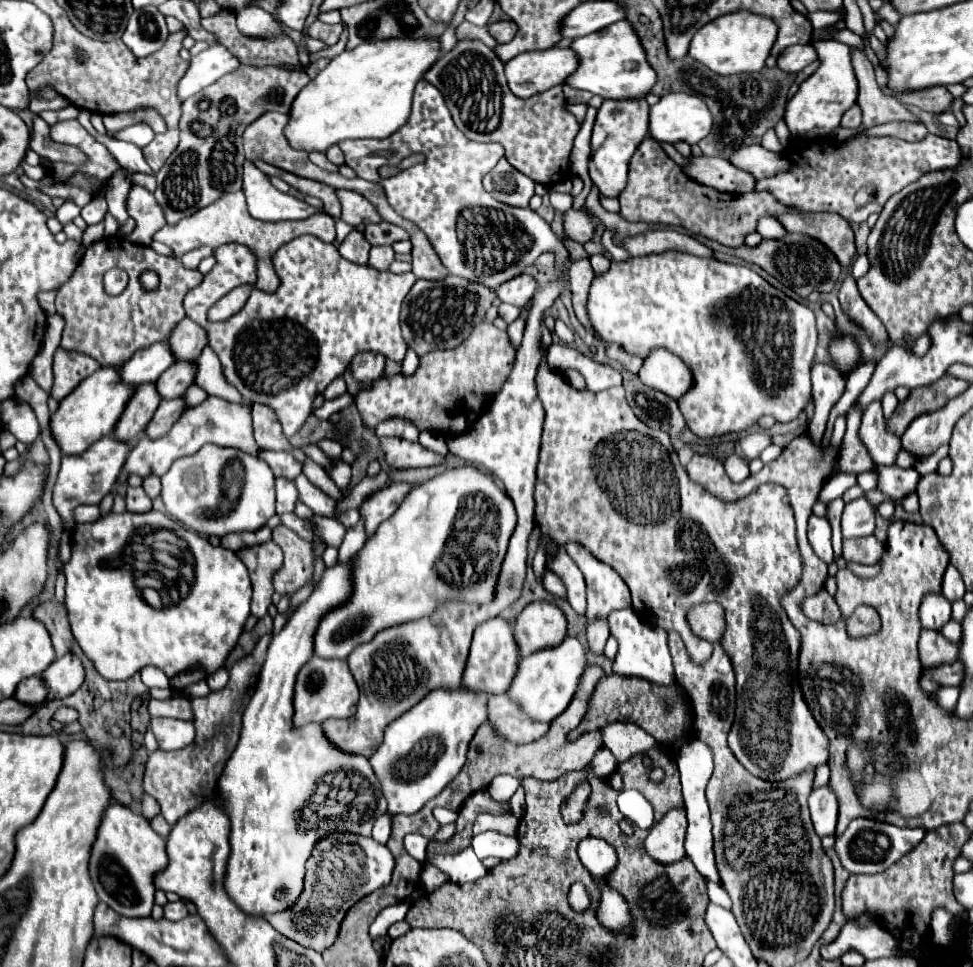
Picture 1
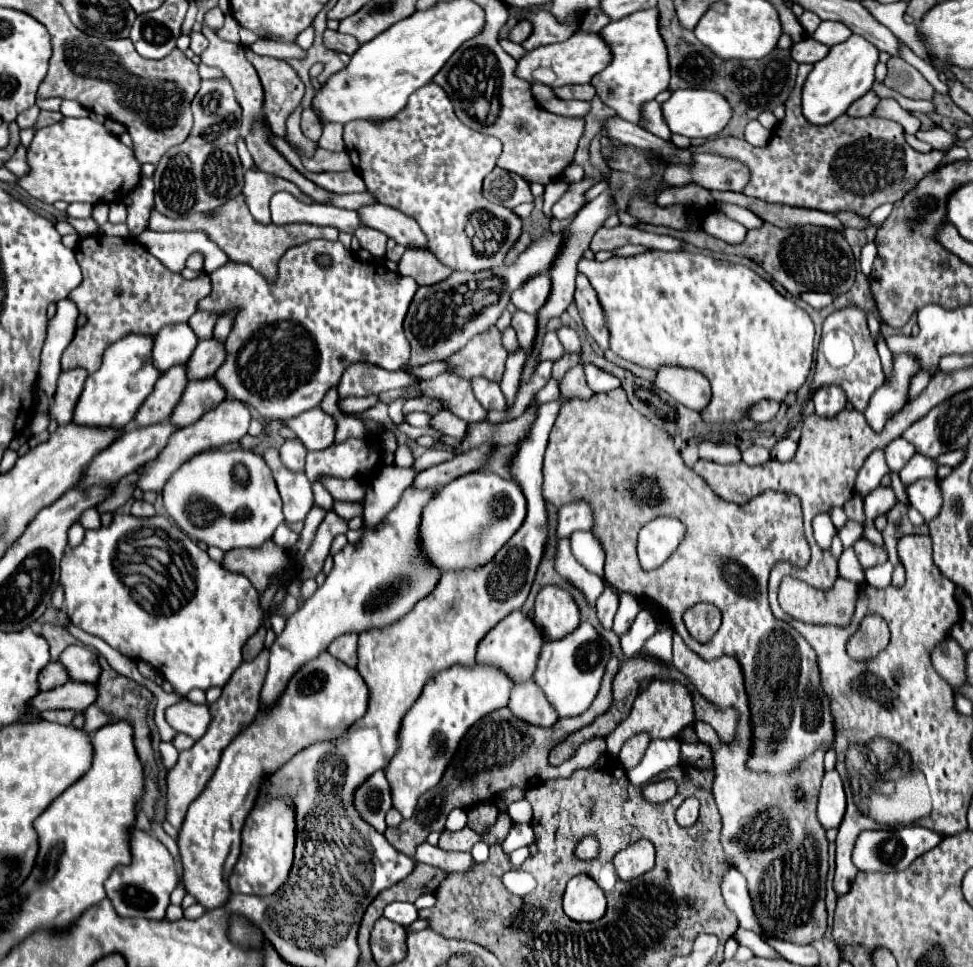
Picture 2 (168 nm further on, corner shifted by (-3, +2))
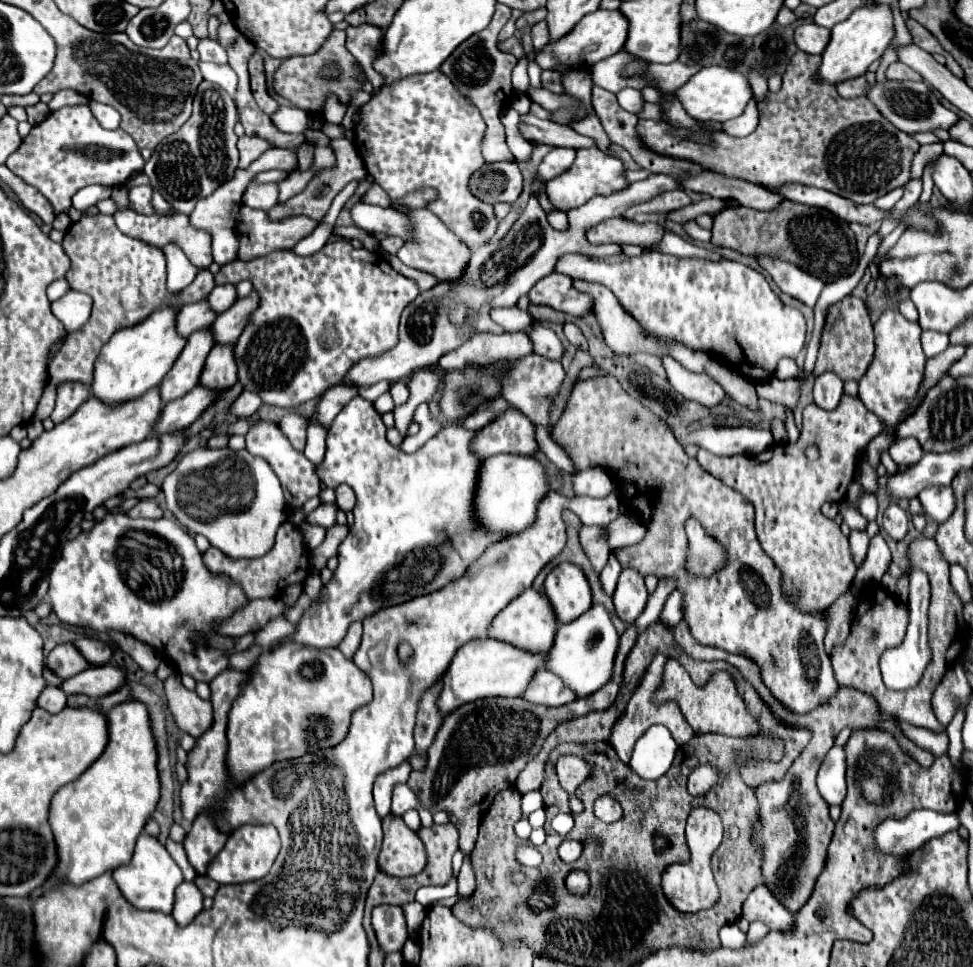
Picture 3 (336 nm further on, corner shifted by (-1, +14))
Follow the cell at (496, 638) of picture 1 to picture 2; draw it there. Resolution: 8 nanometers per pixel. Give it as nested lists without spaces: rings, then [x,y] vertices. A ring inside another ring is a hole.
[[[512,612],[508,618],[500,620],[478,644],[476,650],[476,662],[488,664],[500,668],[508,678],[512,678],[514,684],[520,684],[524,680],[532,678],[532,672],[536,668],[536,656],[542,646],[542,636],[538,628],[532,624],[532,620],[522,612]]]

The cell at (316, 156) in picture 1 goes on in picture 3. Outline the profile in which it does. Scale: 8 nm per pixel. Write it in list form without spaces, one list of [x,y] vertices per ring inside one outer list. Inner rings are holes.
[[[204,80],[194,94],[194,112],[192,112],[192,116],[186,120],[186,124],[178,132],[164,138],[154,148],[152,158],[144,166],[144,174],[150,178],[152,188],[158,190],[164,196],[164,200],[172,204],[172,208],[176,212],[190,214],[198,200],[210,196],[210,192],[214,192],[214,188],[222,186],[226,180],[230,180],[230,176],[234,176],[234,172],[238,168],[238,148],[236,148],[238,136],[234,134],[236,120],[238,120],[238,112],[236,112],[236,104],[230,98],[230,94],[226,90],[222,90],[218,84],[212,84],[212,82]]]

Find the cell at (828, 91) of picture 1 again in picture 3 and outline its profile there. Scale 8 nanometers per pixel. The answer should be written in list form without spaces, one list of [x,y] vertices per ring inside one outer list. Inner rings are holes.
[[[874,2],[868,6],[856,8],[844,22],[840,22],[832,28],[832,38],[822,54],[822,66],[818,68],[818,76],[830,84],[838,84],[842,80],[862,76],[866,72],[866,68],[884,54],[884,50],[892,42],[894,34],[896,34],[894,16],[892,16],[890,4]]]

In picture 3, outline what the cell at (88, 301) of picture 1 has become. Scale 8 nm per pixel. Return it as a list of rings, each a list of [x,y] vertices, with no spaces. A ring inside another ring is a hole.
[[[100,212],[84,214],[78,222],[74,222],[64,236],[62,248],[72,262],[66,274],[70,288],[92,296],[94,308],[90,320],[78,332],[70,332],[66,336],[66,342],[54,354],[54,360],[50,360],[48,372],[50,384],[54,386],[60,386],[64,382],[82,382],[90,386],[94,360],[114,332],[136,326],[138,322],[146,320],[154,310],[166,304],[192,304],[204,300],[214,288],[212,272],[200,270],[196,280],[180,296],[172,296],[170,292],[166,292],[166,258],[162,248],[124,236],[116,228],[114,218]]]

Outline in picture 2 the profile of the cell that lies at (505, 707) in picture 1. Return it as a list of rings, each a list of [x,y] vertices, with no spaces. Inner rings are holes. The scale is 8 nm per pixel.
[[[532,680],[524,684],[516,684],[512,688],[508,708],[518,720],[523,720],[532,726],[550,728],[558,720],[556,712],[552,712],[544,694],[540,692],[540,688],[536,688]]]

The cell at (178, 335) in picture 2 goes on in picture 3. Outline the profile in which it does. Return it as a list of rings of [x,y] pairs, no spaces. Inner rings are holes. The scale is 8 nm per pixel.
[[[200,300],[194,304],[186,304],[180,314],[178,314],[178,332],[188,338],[190,334],[194,334],[198,328],[210,326],[216,320],[216,312],[210,308],[208,300]]]

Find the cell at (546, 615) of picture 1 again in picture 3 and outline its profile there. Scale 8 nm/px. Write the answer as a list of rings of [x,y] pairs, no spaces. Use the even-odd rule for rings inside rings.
[[[558,564],[544,582],[544,592],[550,598],[560,624],[580,618],[592,606],[592,592],[584,570],[576,564]]]

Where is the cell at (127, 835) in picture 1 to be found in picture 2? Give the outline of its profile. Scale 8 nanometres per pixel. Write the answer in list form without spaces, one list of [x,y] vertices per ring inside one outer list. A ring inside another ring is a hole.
[[[132,828],[128,844],[132,852],[132,862],[128,866],[116,866],[112,870],[110,878],[104,884],[106,896],[120,916],[160,920],[164,918],[164,912],[170,904],[170,892],[178,886],[176,862],[168,852],[168,848],[158,838],[154,838],[144,830]]]

